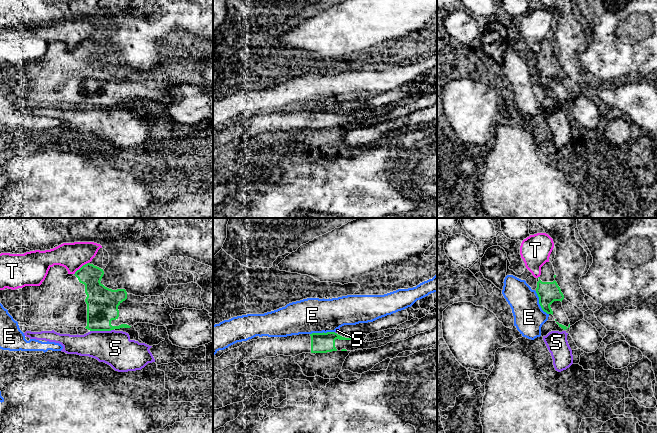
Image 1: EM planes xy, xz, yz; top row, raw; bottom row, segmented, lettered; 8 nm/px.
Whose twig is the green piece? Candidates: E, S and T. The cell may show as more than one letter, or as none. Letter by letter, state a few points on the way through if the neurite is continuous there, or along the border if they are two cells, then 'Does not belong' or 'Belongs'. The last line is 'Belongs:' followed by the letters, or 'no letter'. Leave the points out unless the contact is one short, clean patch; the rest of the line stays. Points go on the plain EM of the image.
E: Boundary: yz (535, 67), (540, 83), (548, 90). Does not belong
S: Boundary: xy (113, 105), (90, 107). Does not belong
T: Does not belong
Belongs: no letter

